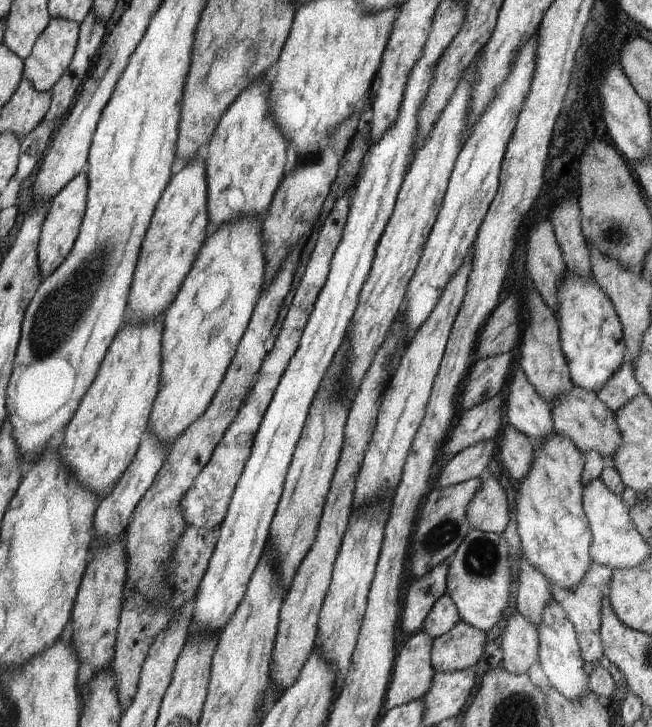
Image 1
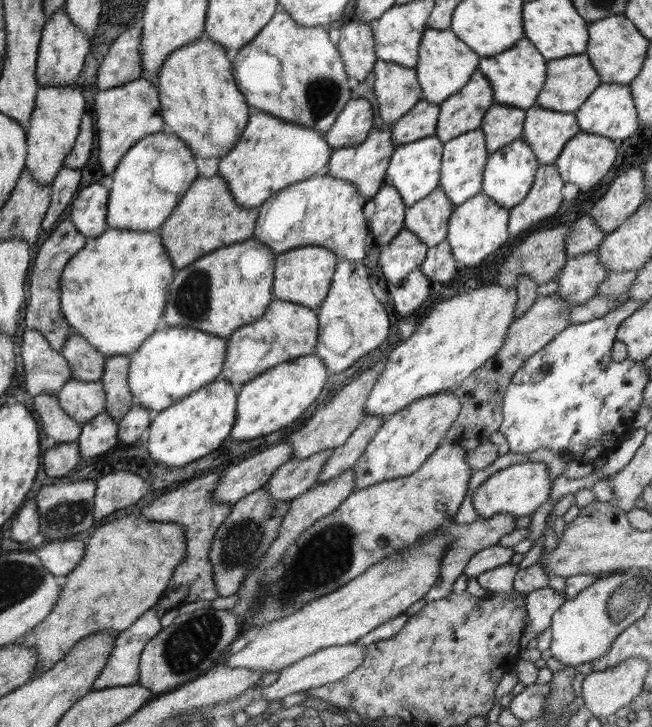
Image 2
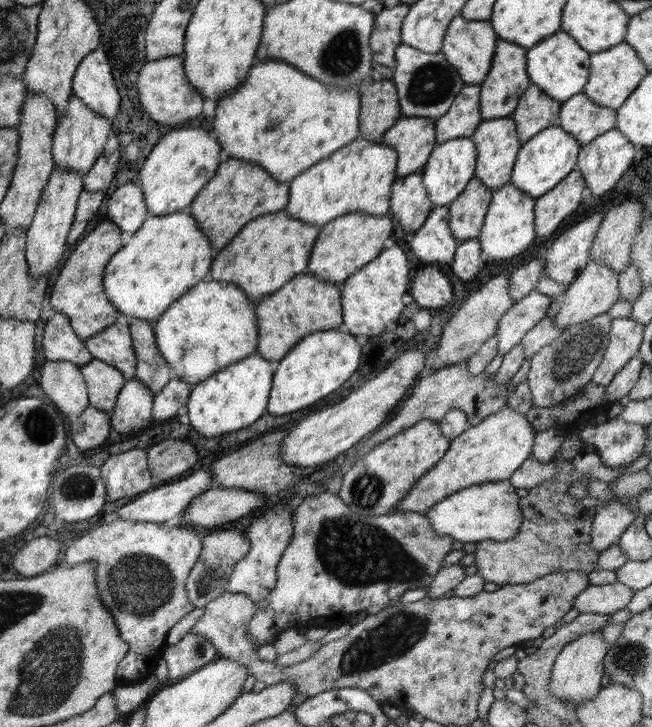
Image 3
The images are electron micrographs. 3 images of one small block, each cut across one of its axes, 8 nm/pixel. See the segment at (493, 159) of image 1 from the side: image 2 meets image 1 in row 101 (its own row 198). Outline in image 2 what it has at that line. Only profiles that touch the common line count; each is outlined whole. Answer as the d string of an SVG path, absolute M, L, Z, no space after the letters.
M524 139L513 140L506 144L505 147L499 148L489 155L484 168L481 191L490 196L496 203L502 205L502 207L507 209L514 208L530 192L539 165L538 159L534 155L534 149Z

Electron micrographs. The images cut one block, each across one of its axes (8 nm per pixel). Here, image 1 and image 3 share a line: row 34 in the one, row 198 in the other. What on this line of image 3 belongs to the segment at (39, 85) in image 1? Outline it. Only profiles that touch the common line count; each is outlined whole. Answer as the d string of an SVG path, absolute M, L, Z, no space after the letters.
M54 169L48 177L38 201L32 224L27 228L27 241L25 258L29 273L39 279L50 277L50 273L64 256L67 236L75 219L77 202L83 191L83 178L81 174L70 169Z

